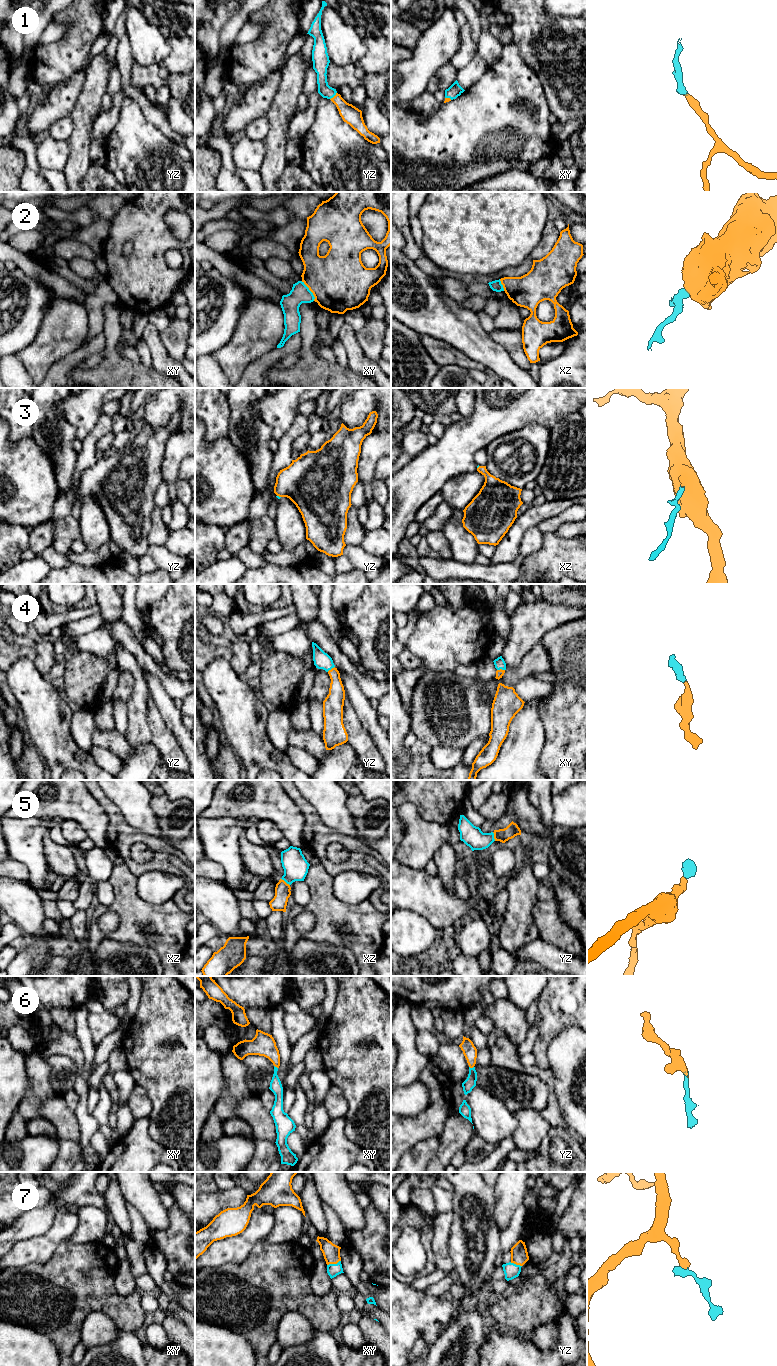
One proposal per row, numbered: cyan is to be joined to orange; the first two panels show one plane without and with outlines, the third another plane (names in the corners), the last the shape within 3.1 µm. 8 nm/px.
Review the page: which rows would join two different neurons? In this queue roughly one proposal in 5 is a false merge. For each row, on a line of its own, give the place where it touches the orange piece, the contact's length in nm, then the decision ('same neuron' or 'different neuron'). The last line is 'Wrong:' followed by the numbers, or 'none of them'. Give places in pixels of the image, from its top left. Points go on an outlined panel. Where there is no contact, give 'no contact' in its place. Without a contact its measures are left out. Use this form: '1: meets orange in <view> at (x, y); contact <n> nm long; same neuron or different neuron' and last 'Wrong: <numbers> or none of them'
1: meets orange in yz at (334, 96); contact 80 nm long; same neuron
2: meets orange in xy at (310, 290); contact 190 nm long; different neuron
3: meets orange in yz at (279, 496); contact 40 nm long; same neuron
4: meets orange in xy at (500, 669); contact 60 nm long; same neuron
5: meets orange in xz at (284, 881); contact 90 nm long; same neuron
6: meets orange in yz at (471, 1067); contact 40 nm long; same neuron
7: meets orange in xy at (333, 1263); contact 120 nm long; same neuron
Wrong: 2

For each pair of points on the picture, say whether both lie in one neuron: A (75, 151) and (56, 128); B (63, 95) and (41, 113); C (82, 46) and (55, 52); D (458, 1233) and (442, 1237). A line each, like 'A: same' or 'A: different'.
A: different
B: same
C: same
D: different

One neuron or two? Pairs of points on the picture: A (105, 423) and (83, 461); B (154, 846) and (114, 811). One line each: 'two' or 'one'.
A: one
B: one

